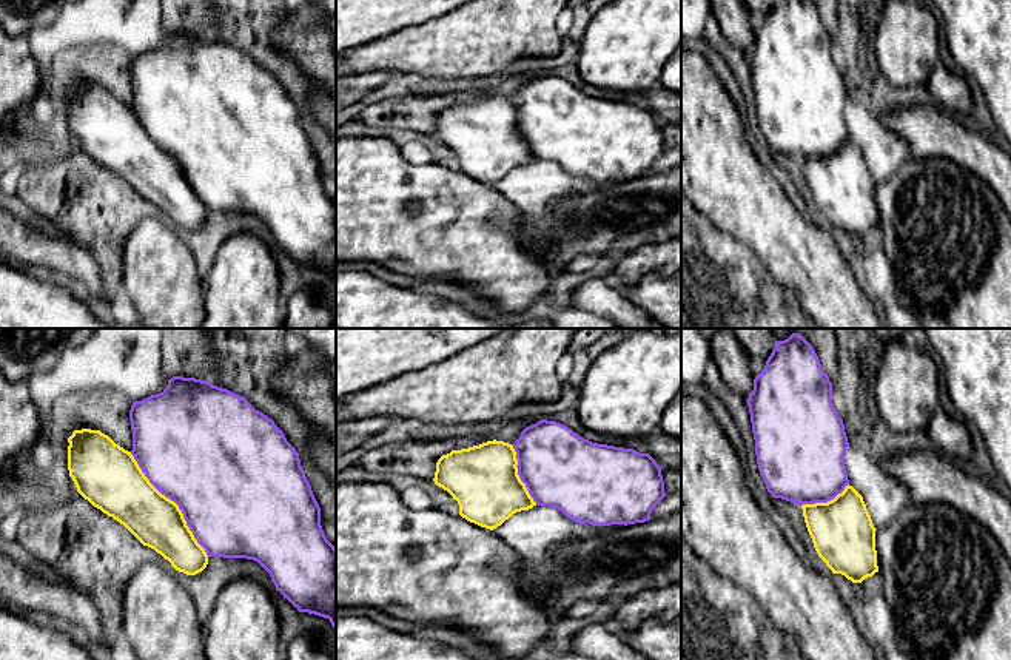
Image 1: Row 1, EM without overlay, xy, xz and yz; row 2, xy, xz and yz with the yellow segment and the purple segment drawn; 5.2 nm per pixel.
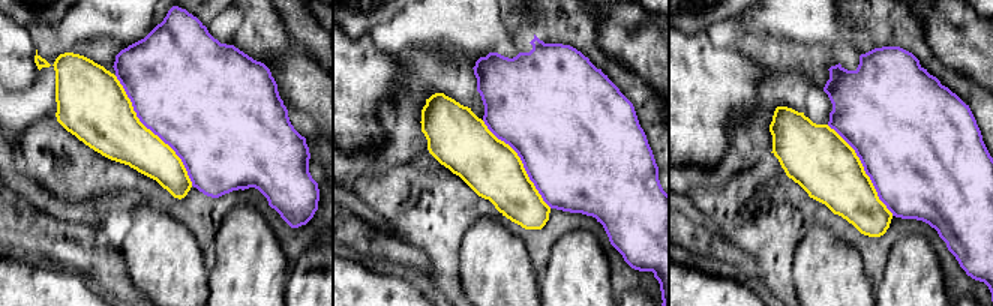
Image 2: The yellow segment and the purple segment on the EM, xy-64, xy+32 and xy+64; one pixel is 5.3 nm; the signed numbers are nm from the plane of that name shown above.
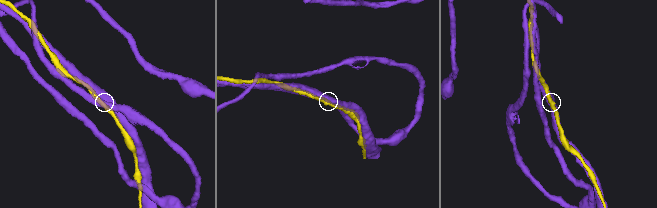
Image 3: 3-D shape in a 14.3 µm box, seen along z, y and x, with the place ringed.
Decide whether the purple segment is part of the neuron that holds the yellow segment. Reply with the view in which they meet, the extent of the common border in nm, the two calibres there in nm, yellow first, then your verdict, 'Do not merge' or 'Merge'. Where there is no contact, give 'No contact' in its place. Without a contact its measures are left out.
Touches yellow in xy. Shared border 700 nm. Thickness 280 nm (yellow) against 500 nm. Merge

